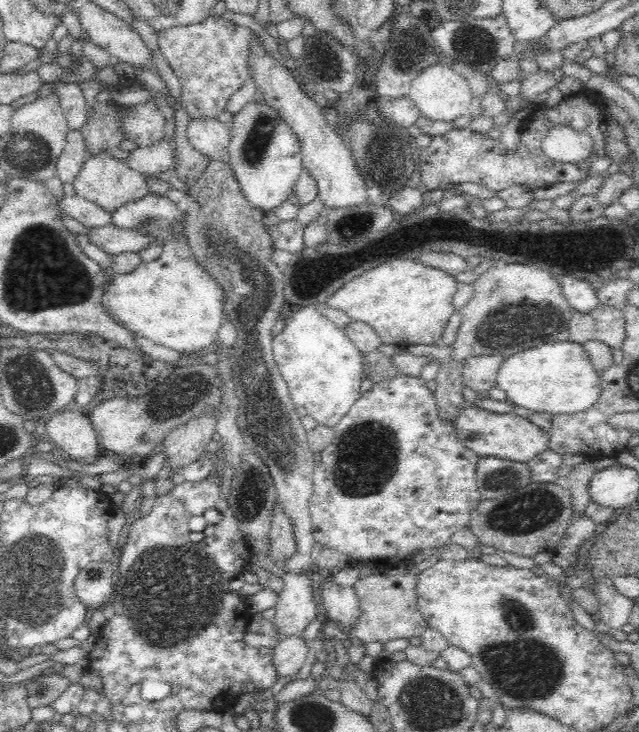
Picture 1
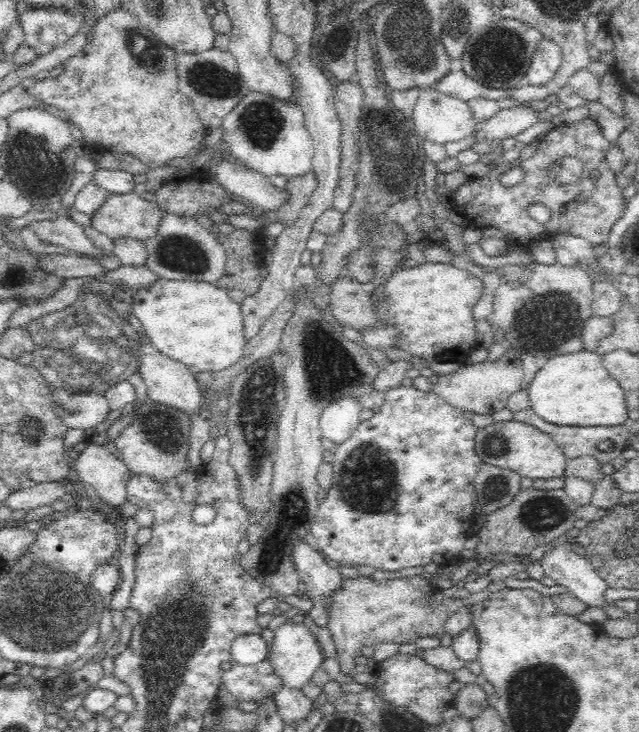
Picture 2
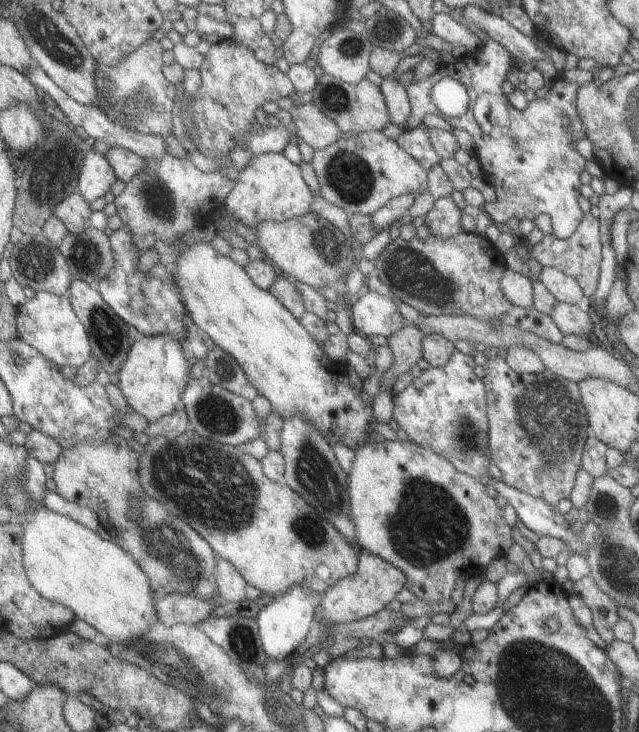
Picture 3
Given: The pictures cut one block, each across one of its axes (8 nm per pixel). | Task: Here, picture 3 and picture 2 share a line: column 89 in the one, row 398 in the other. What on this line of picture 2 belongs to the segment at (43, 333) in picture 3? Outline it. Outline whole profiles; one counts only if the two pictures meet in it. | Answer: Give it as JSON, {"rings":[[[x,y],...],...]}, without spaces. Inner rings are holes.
{"rings":[[[348,394],[346,398],[340,396],[331,400],[324,406],[318,422],[323,440],[330,440],[341,444],[354,434],[360,424],[360,411],[362,410],[359,396]]]}

